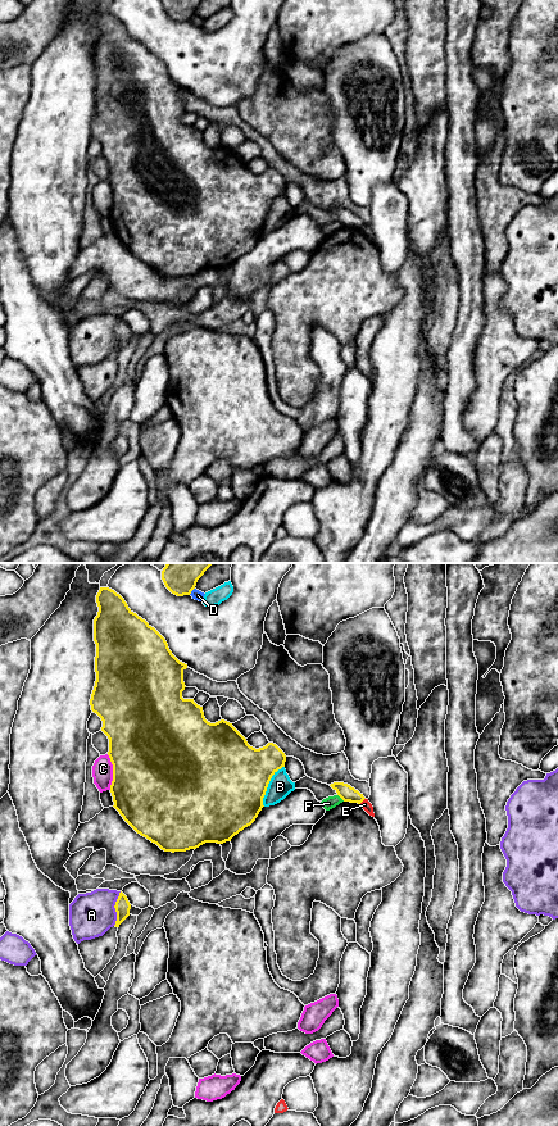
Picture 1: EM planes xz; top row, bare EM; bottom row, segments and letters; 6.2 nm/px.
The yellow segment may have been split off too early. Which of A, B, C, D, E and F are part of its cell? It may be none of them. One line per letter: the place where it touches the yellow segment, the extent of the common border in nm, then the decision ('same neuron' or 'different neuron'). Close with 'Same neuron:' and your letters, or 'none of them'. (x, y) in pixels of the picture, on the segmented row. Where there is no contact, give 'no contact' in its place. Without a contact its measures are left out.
A: xz (114, 907) | 220 nm | different neuron
B: xz (267, 785) | 280 nm | different neuron
C: xz (113, 772) | 220 nm | different neuron
D: xz (191, 590) | 60 nm | different neuron
E: xz (362, 800) | 50 nm | different neuron
F: xz (341, 798) | 60 nm | different neuron
Same neuron: none of them

